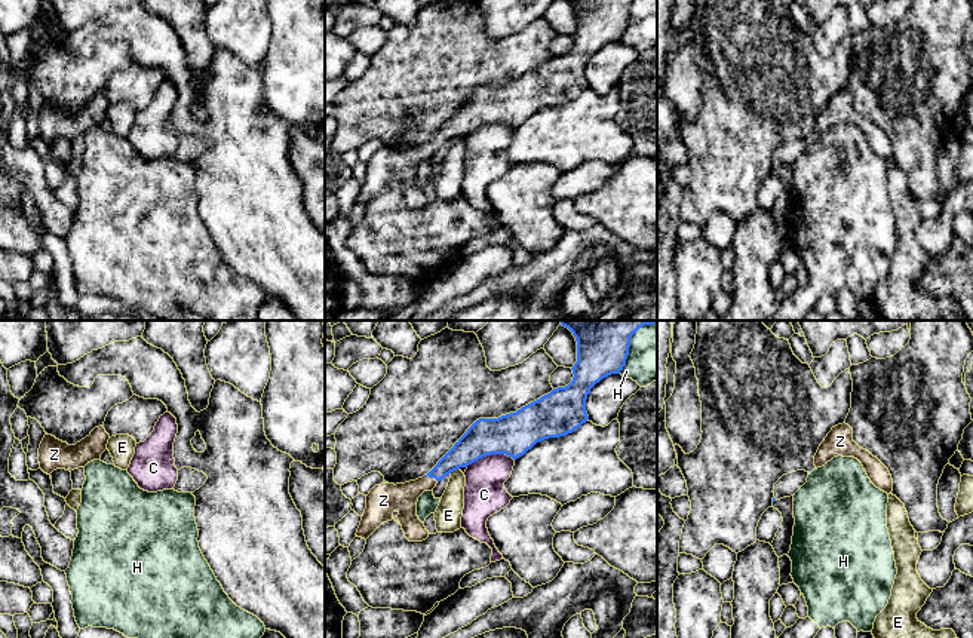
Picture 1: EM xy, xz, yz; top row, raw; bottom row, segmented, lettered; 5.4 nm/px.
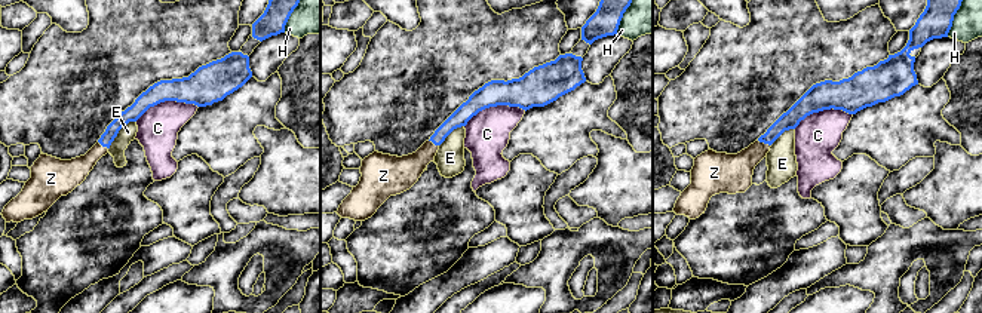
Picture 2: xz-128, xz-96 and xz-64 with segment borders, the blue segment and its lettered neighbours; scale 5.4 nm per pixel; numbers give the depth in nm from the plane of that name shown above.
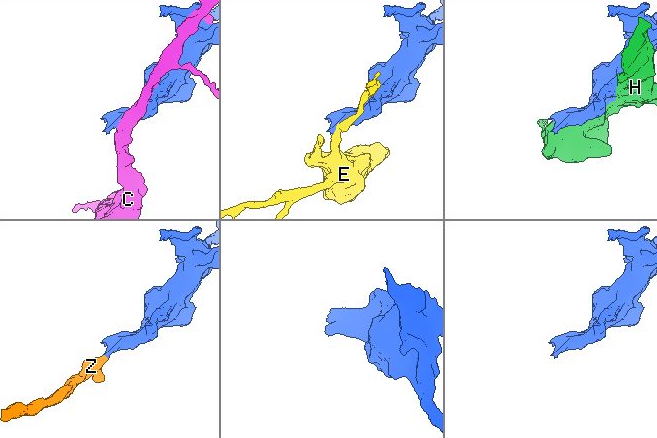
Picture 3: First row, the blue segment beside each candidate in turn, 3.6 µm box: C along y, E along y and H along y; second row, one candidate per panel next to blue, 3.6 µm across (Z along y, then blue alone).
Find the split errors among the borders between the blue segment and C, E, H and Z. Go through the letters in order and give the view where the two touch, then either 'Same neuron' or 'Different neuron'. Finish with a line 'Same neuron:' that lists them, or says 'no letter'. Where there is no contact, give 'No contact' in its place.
C: Touches blue in xz. Different neuron
E: Touches blue in xz. Different neuron
H: Touches blue in xz. Different neuron
Z: Touches blue in xz. Same neuron
Same neuron: Z

